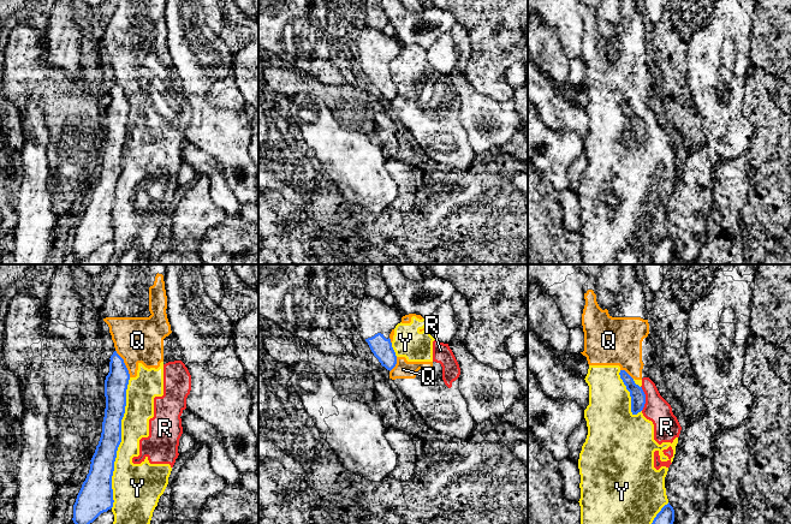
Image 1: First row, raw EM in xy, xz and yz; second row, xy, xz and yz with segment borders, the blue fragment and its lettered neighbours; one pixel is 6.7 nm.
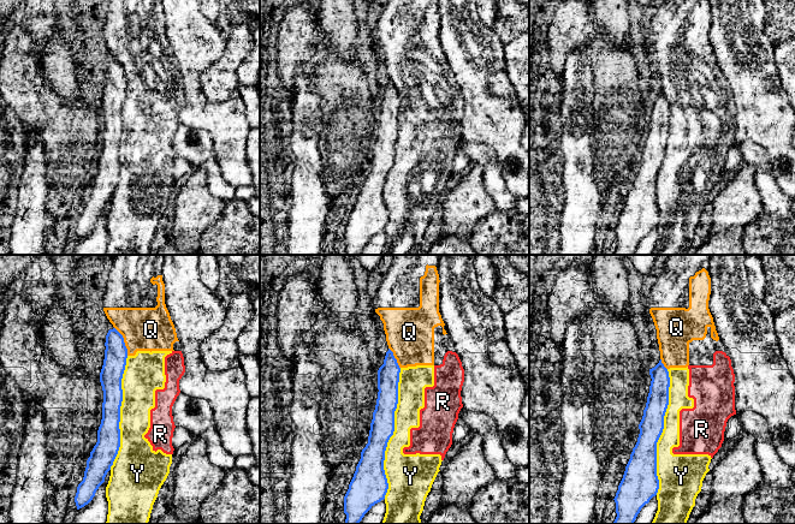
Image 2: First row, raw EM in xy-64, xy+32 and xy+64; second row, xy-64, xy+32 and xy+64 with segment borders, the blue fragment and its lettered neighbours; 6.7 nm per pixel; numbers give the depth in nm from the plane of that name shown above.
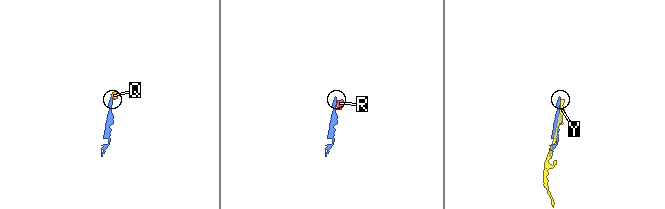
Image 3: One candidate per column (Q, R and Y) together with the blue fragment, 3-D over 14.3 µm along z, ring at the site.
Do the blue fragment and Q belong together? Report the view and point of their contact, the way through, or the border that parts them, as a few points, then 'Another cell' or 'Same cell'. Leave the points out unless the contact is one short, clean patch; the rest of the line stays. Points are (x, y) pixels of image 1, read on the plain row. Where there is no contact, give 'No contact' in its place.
Touches blue at xy (124, 94). Another cell

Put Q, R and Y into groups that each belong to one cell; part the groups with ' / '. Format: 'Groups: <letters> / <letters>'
Groups: Q R Y

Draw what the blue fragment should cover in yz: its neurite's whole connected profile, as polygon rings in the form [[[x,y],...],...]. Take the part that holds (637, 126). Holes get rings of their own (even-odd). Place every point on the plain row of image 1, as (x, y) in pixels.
[[[620,101],[620,109],[623,111],[626,120],[630,123],[631,127],[631,143],[632,145],[637,145],[641,143],[646,135],[646,125],[638,115],[635,114],[634,109],[625,102]]]

